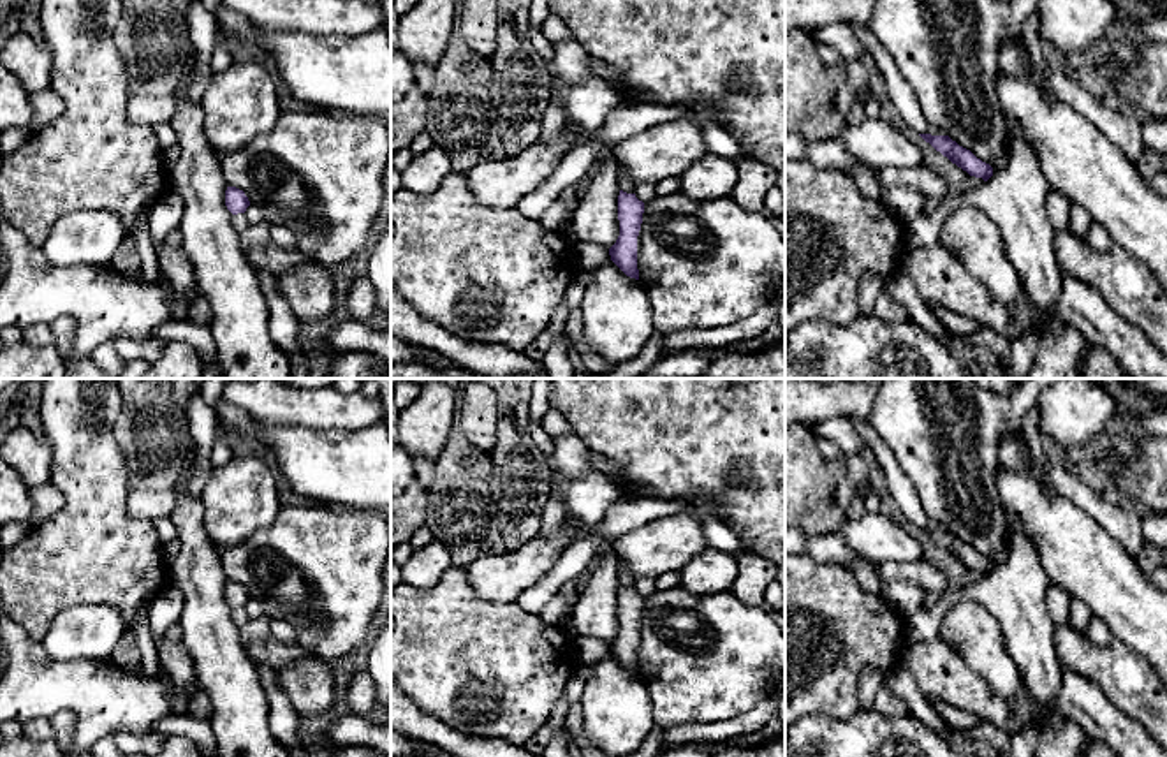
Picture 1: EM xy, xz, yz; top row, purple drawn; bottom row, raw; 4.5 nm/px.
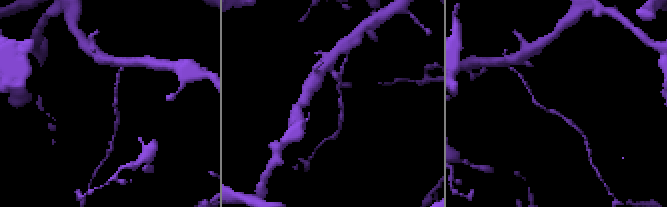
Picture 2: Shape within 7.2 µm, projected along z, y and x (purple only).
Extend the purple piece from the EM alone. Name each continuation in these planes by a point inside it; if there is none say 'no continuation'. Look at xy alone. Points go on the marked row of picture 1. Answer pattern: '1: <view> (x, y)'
no continuation

